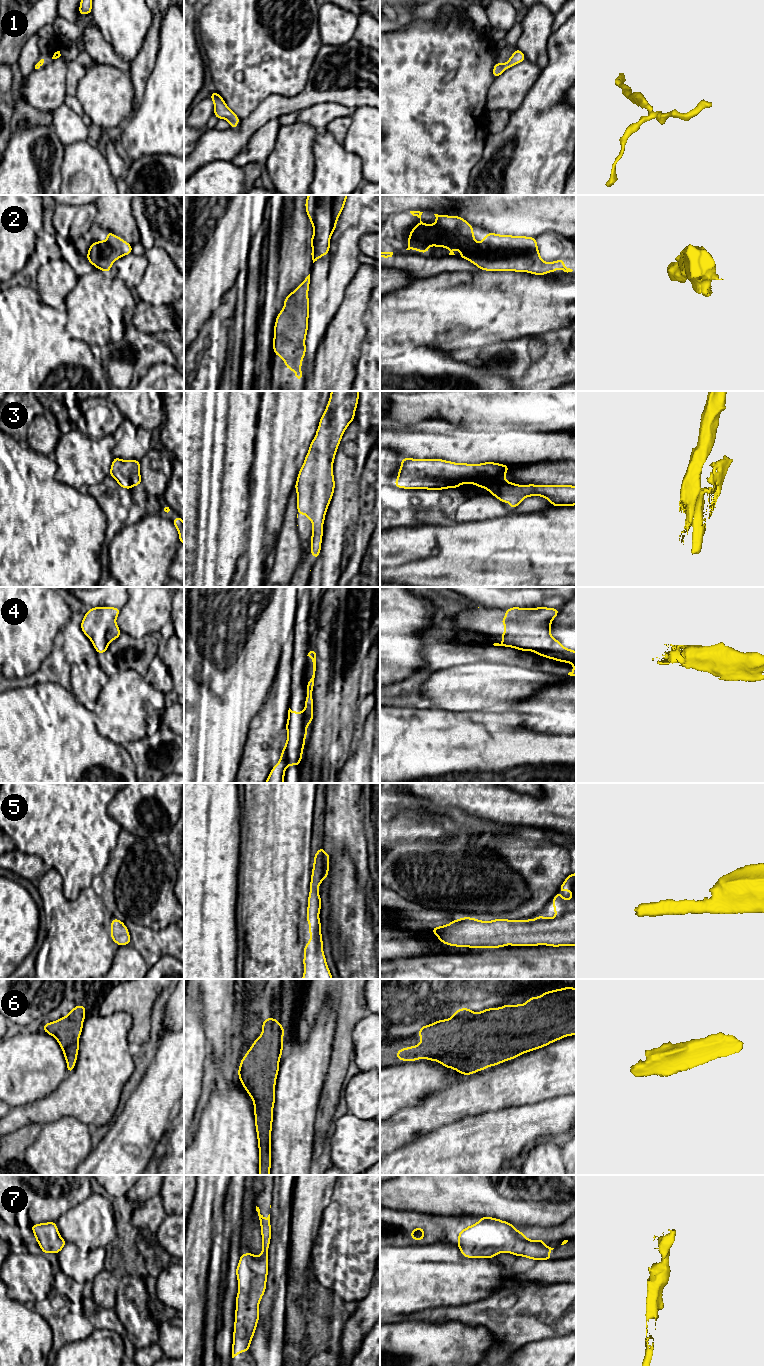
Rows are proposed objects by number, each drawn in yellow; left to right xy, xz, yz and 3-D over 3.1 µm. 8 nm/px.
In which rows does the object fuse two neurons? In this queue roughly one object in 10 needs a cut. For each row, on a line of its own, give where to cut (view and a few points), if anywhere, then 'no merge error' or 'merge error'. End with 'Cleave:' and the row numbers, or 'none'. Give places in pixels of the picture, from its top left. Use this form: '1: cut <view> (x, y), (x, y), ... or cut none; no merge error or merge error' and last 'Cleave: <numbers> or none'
1: cut none; no merge error
2: cut none; no merge error
3: cut none; no merge error
4: cut none; no merge error
5: cut none; no merge error
6: cut none; no merge error
7: cut none; no merge error
Cleave: none

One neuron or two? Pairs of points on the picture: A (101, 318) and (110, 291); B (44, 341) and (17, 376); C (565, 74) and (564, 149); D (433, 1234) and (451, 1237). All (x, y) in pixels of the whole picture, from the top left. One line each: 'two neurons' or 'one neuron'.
A: one neuron
B: one neuron
C: one neuron
D: one neuron

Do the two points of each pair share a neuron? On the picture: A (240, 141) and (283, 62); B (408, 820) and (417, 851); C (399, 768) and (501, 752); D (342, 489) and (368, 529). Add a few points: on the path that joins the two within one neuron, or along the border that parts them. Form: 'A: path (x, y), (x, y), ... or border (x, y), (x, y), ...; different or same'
A: border (285, 96), (267, 96), (245, 117); different
B: border (439, 843), (416, 841), (392, 848); different
C: path (424, 768), (451, 768), (476, 765); same
D: border (359, 491), (359, 517), (354, 538); different

